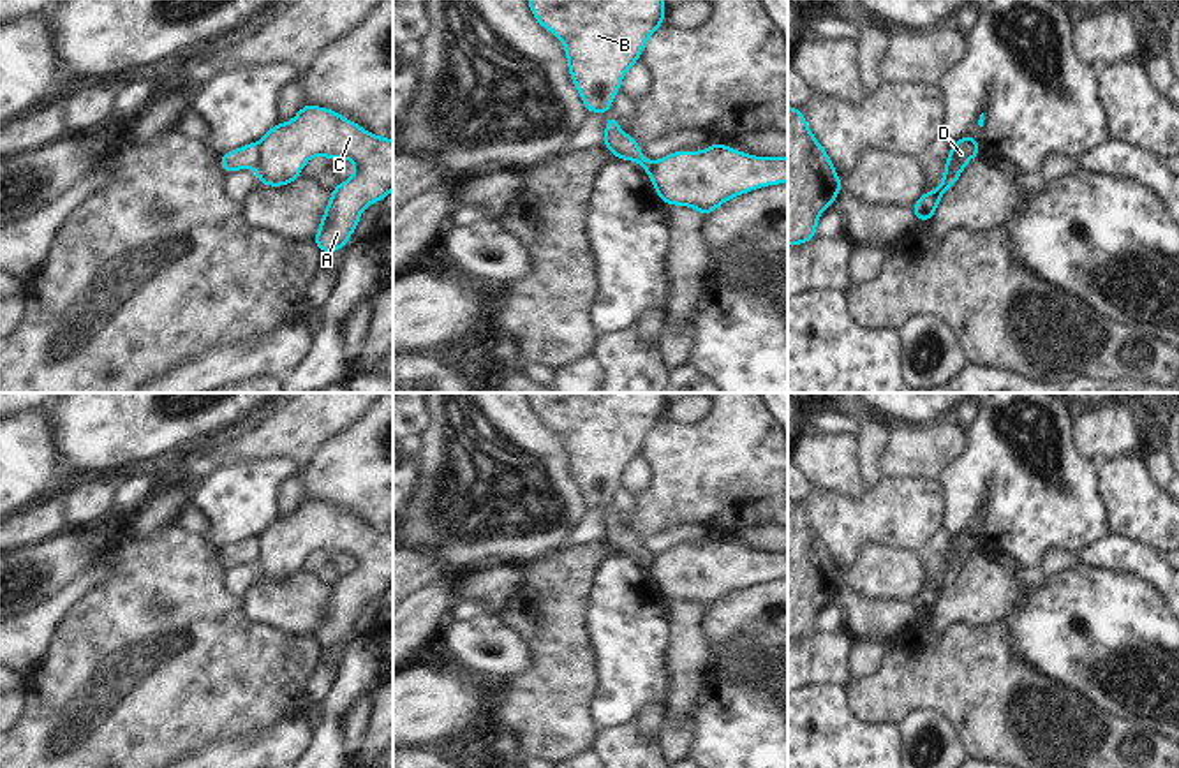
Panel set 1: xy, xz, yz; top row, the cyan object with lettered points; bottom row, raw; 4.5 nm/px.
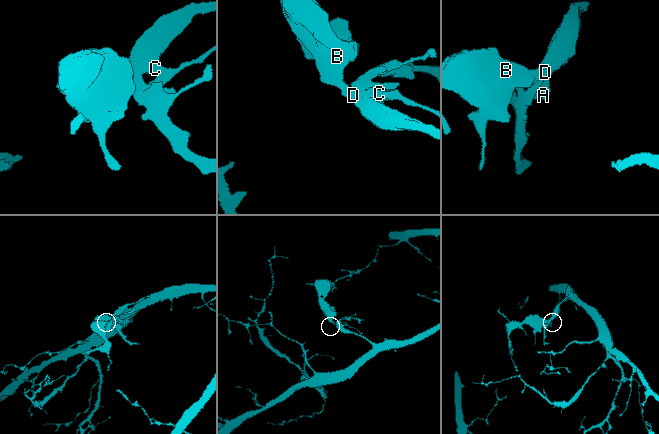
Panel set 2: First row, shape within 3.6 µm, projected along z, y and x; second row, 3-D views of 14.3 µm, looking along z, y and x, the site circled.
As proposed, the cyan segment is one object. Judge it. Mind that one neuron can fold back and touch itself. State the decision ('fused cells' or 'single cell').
fused cells

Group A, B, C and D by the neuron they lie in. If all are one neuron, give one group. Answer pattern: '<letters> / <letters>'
A C D / B

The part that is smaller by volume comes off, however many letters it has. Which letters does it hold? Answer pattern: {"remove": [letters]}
{"remove": ["B"]}

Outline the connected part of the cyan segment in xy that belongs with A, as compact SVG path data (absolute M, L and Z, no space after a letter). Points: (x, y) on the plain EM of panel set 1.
M301 498L289 518L277 516L257 539L256 571L264 581L296 576L315 550L354 557L354 569L333 580L317 622L314 639L321 648L344 645L363 602L393 585L393 534L375 530L333 504Z

